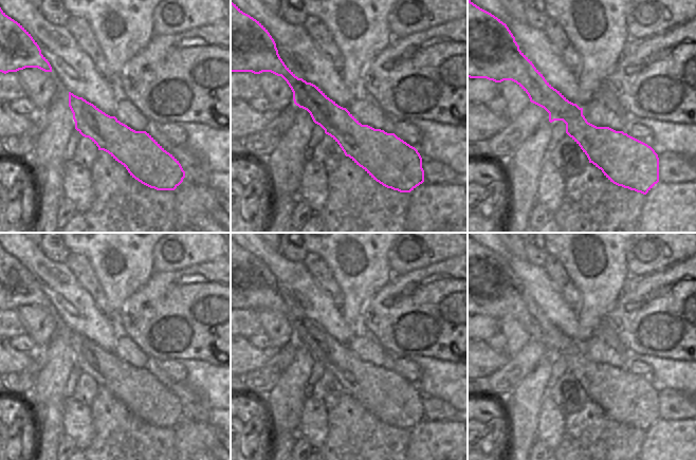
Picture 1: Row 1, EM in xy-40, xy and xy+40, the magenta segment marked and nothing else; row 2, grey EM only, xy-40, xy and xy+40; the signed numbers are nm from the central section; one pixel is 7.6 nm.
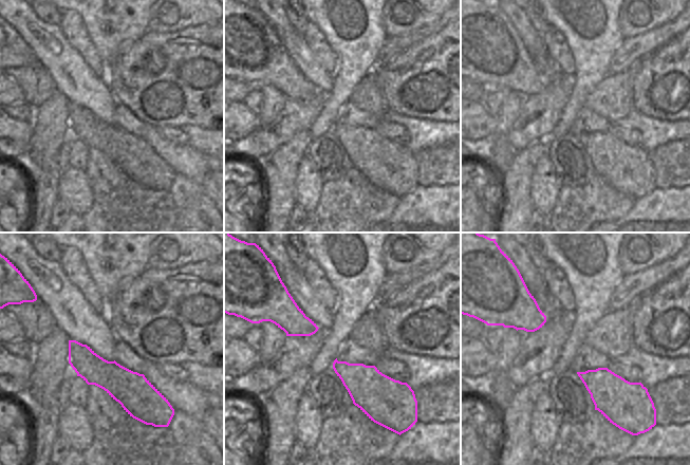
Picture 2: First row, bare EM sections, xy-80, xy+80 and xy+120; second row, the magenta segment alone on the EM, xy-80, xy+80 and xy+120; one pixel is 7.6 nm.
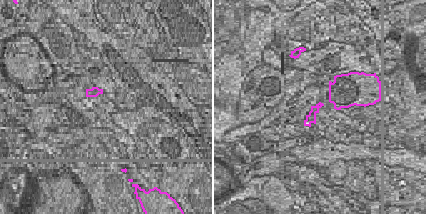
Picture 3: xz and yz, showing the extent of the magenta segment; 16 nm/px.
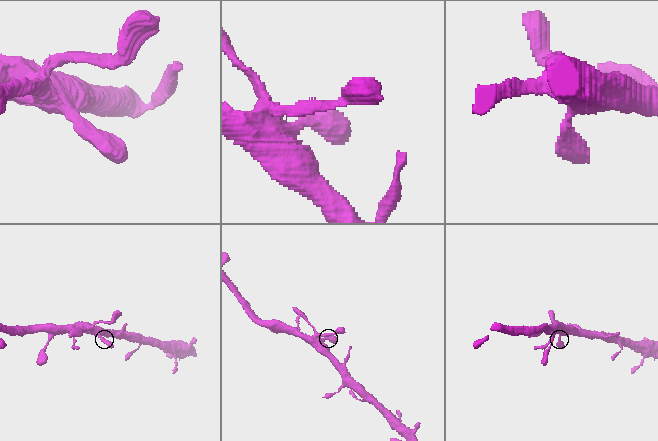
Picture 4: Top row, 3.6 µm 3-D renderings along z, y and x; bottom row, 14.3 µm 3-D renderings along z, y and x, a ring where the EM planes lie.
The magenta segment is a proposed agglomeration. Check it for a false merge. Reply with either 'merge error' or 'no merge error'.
no merge error

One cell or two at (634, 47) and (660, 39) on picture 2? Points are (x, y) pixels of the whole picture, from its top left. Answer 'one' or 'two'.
one

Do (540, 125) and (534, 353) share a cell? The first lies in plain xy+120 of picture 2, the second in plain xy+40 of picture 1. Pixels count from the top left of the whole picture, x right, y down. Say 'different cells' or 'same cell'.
same cell

